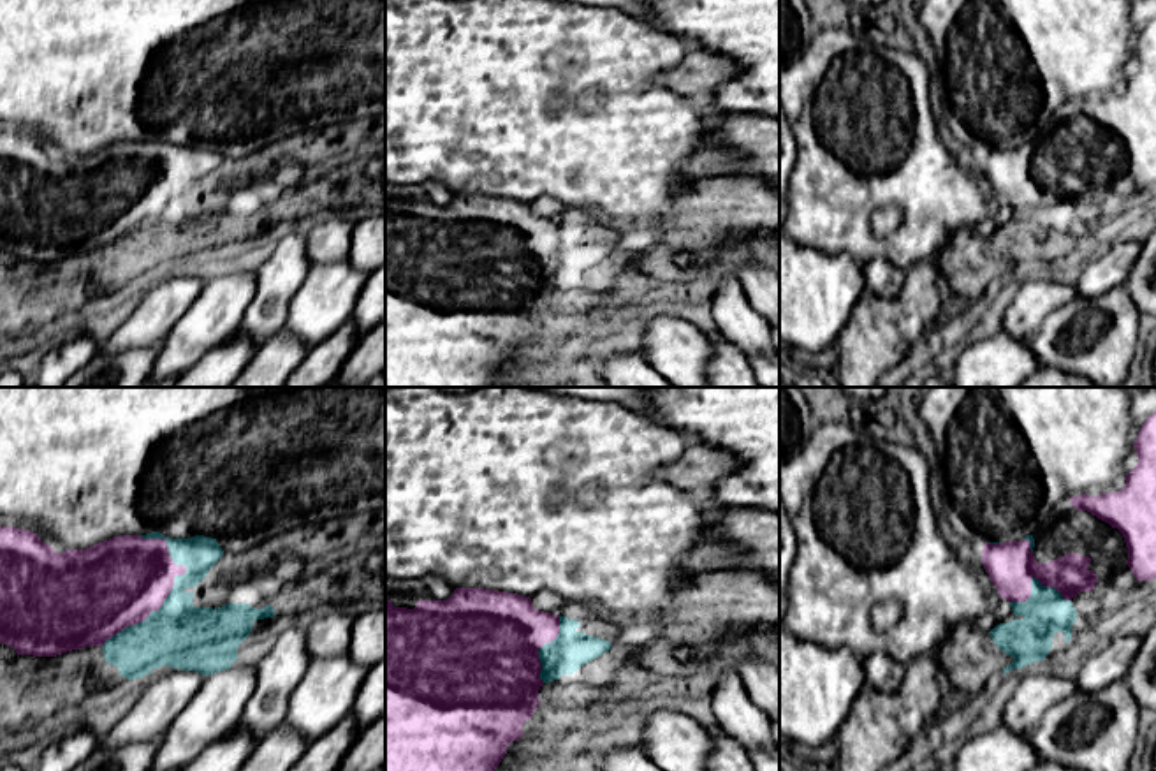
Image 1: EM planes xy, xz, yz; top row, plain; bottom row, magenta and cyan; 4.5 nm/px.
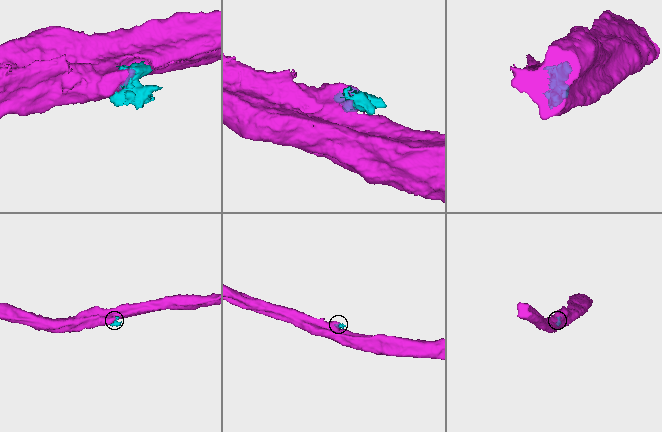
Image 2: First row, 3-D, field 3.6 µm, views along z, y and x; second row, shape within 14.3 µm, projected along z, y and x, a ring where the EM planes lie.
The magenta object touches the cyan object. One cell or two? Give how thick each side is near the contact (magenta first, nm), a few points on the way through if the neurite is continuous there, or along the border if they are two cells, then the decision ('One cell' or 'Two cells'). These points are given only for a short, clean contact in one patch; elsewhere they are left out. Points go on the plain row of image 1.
Thickness 400 nm (magenta) against 300 nm. Two cells

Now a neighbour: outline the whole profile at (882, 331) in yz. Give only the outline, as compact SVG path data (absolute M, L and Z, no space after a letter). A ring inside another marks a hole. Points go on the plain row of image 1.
M933 259L904 271L896 297L864 289L836 341L841 387L876 387L889 368L929 340L941 310L938 276Z

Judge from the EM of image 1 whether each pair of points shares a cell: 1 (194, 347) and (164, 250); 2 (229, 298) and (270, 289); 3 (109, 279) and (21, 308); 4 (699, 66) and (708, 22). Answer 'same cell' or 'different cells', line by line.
1: different cells
2: different cells
3: same cell
4: different cells

